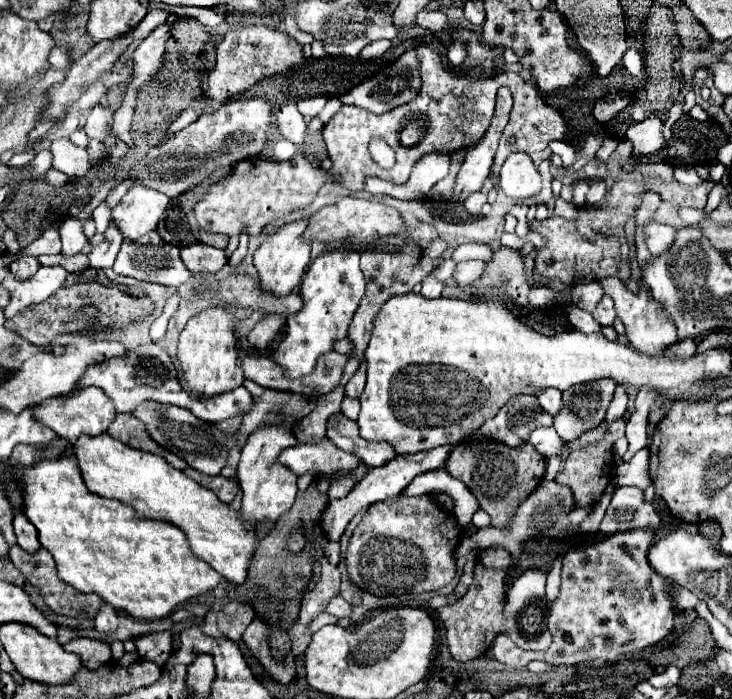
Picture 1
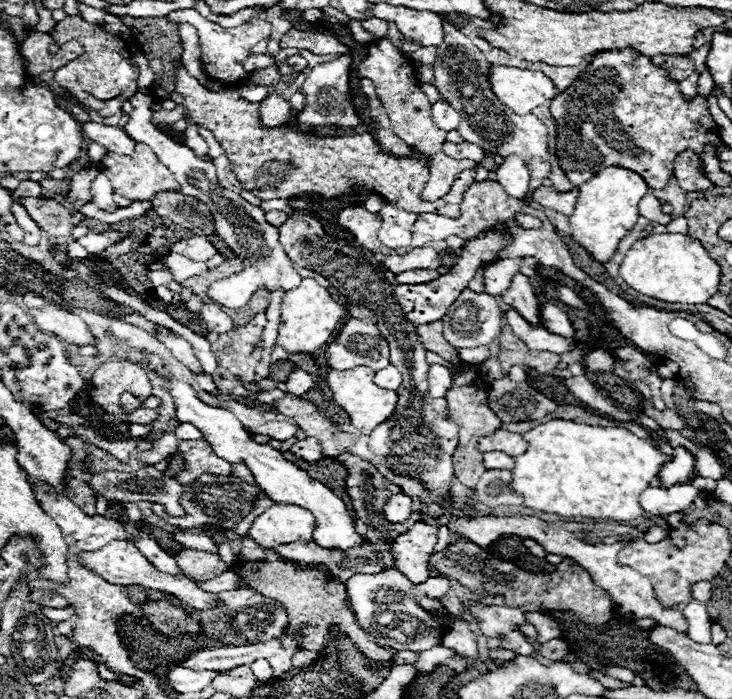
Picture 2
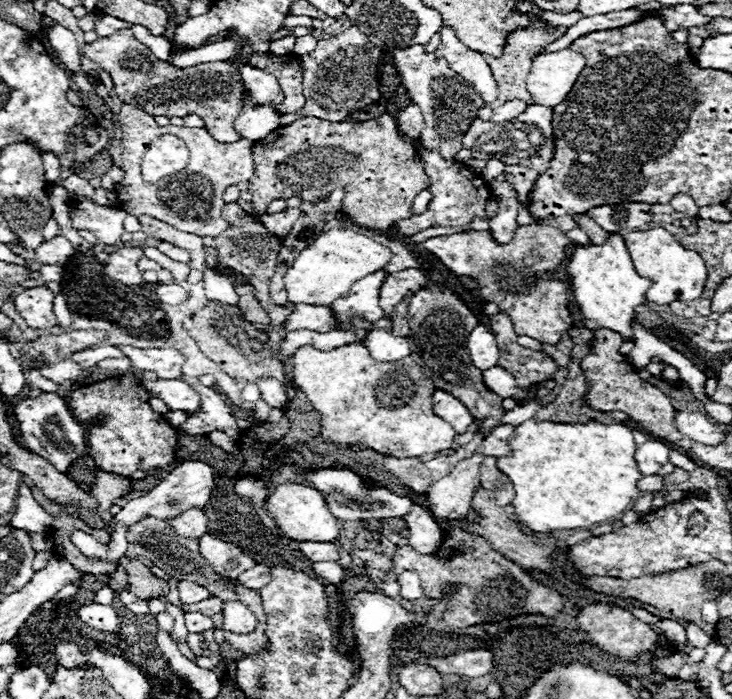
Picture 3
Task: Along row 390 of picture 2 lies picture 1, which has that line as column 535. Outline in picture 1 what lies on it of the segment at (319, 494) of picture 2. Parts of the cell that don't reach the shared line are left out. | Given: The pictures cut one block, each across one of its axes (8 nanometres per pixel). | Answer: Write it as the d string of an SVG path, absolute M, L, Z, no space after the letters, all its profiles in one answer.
M516 152L504 162L498 178L504 194L514 200L536 196L542 190L542 178L524 152Z

